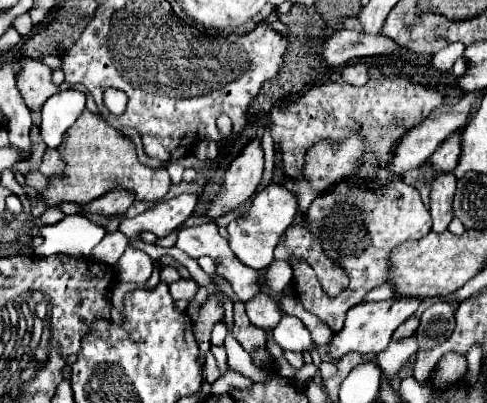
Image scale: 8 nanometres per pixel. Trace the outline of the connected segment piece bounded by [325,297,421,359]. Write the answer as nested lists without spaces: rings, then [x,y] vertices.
[[[397,297],[397,299],[389,299],[389,301],[379,301],[379,303],[361,303],[355,305],[347,311],[347,319],[345,325],[339,333],[335,333],[335,337],[325,345],[327,353],[333,359],[341,359],[347,353],[359,353],[359,355],[377,355],[381,351],[387,349],[393,331],[407,321],[415,309],[419,307],[421,299],[405,299],[405,297]]]

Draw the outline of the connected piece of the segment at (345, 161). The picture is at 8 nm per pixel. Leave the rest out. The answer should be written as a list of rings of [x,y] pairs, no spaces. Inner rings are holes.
[[[351,133],[347,137],[347,143],[343,143],[341,147],[333,145],[333,143],[317,143],[311,147],[311,151],[307,153],[307,163],[305,163],[305,179],[289,179],[283,177],[283,183],[289,191],[299,193],[299,215],[305,213],[305,209],[311,205],[311,199],[315,199],[315,195],[319,193],[319,189],[325,189],[327,185],[339,181],[341,177],[345,177],[347,173],[351,173],[355,167],[359,167],[359,157],[363,153],[363,141],[361,137],[357,137],[355,133]]]

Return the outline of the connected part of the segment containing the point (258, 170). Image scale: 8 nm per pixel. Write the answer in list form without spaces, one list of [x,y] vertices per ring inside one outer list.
[[[255,139],[229,165],[225,173],[223,189],[211,201],[205,215],[209,219],[219,219],[237,211],[255,193],[261,175],[263,175],[263,149],[259,139]]]

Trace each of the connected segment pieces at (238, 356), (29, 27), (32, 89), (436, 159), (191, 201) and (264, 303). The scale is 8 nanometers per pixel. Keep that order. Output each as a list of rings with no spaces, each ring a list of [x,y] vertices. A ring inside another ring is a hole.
[[[231,333],[225,337],[225,343],[223,345],[225,345],[225,351],[227,351],[227,365],[229,365],[231,371],[237,371],[239,375],[249,377],[251,381],[257,381],[257,379],[261,381],[263,379],[263,373],[259,373],[261,369],[253,365],[251,357],[237,345],[237,341],[233,339]]]
[[[25,13],[25,15],[15,17],[11,25],[17,29],[17,33],[21,35],[21,39],[25,39],[25,37],[29,37],[29,35],[33,33],[33,23],[31,23],[31,19],[29,19],[29,15],[27,15],[27,13]]]
[[[21,57],[21,63],[23,63],[23,71],[17,77],[17,89],[19,89],[25,105],[31,111],[39,111],[43,107],[43,103],[51,95],[59,93],[61,89],[51,81],[53,71],[47,65],[43,65],[41,61],[31,59],[31,57]]]
[[[453,133],[443,145],[439,145],[439,149],[431,155],[431,165],[435,173],[449,173],[457,167],[459,161],[459,153],[461,153],[461,133]]]
[[[183,193],[171,201],[157,203],[155,207],[131,219],[125,215],[115,215],[115,217],[119,219],[119,229],[125,235],[133,235],[139,231],[151,231],[155,237],[167,237],[173,229],[181,227],[189,219],[189,215],[195,209],[195,203],[197,203],[197,195]]]
[[[261,293],[245,303],[245,311],[251,323],[255,327],[263,327],[265,331],[273,331],[281,319],[281,309],[275,299],[271,299],[267,293]]]

